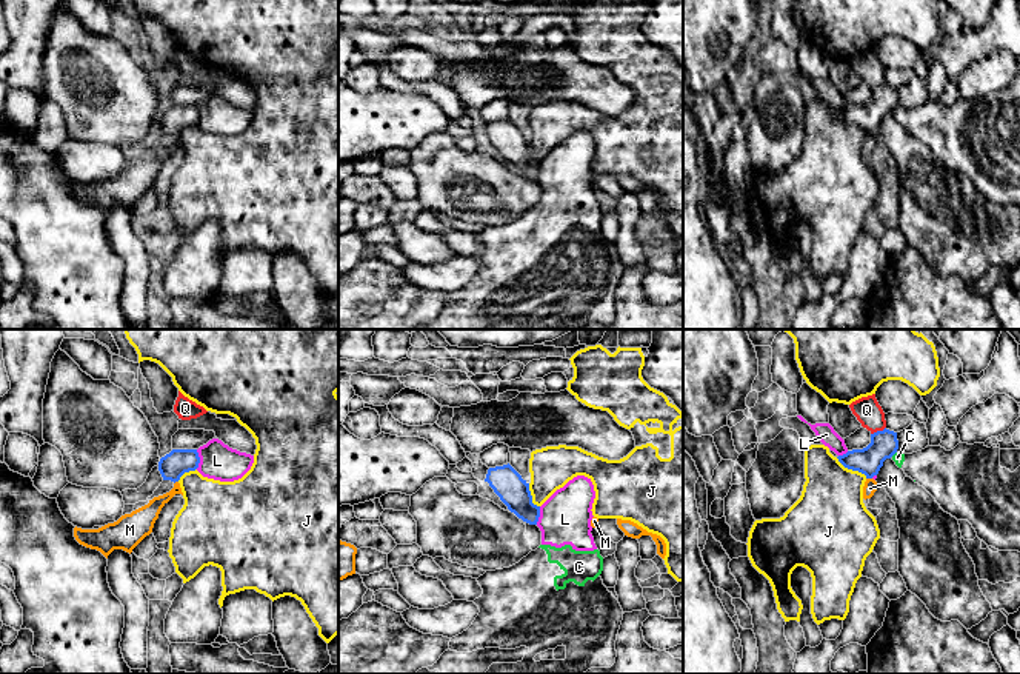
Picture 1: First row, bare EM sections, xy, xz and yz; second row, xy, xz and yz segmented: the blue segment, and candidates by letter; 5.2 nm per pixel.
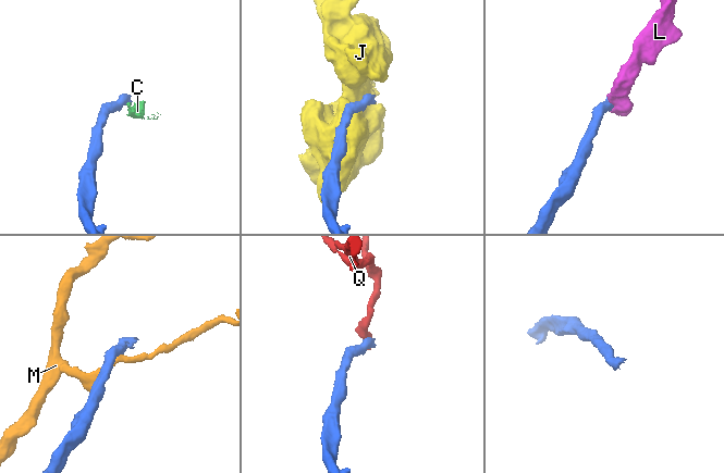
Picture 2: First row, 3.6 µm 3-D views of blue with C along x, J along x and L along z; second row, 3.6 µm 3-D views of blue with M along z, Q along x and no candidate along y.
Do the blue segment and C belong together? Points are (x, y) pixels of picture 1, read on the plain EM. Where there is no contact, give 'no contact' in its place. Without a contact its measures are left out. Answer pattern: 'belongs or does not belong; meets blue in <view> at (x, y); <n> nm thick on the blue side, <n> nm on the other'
does not belong; meets blue in yz at (893, 110); 150 nm thick on the blue side, 60 nm on the other

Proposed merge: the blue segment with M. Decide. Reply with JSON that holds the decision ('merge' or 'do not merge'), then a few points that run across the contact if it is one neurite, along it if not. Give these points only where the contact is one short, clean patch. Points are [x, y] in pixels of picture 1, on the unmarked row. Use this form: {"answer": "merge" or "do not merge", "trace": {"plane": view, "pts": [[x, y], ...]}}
{"answer": "do not merge"}

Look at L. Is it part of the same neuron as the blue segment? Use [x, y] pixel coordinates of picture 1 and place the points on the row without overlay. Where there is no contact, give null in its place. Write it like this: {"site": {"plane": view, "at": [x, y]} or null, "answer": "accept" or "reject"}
{"site": {"plane": "xy", "at": [199, 114]}, "answer": "reject"}

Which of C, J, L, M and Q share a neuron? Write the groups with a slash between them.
C L / J / M / Q

